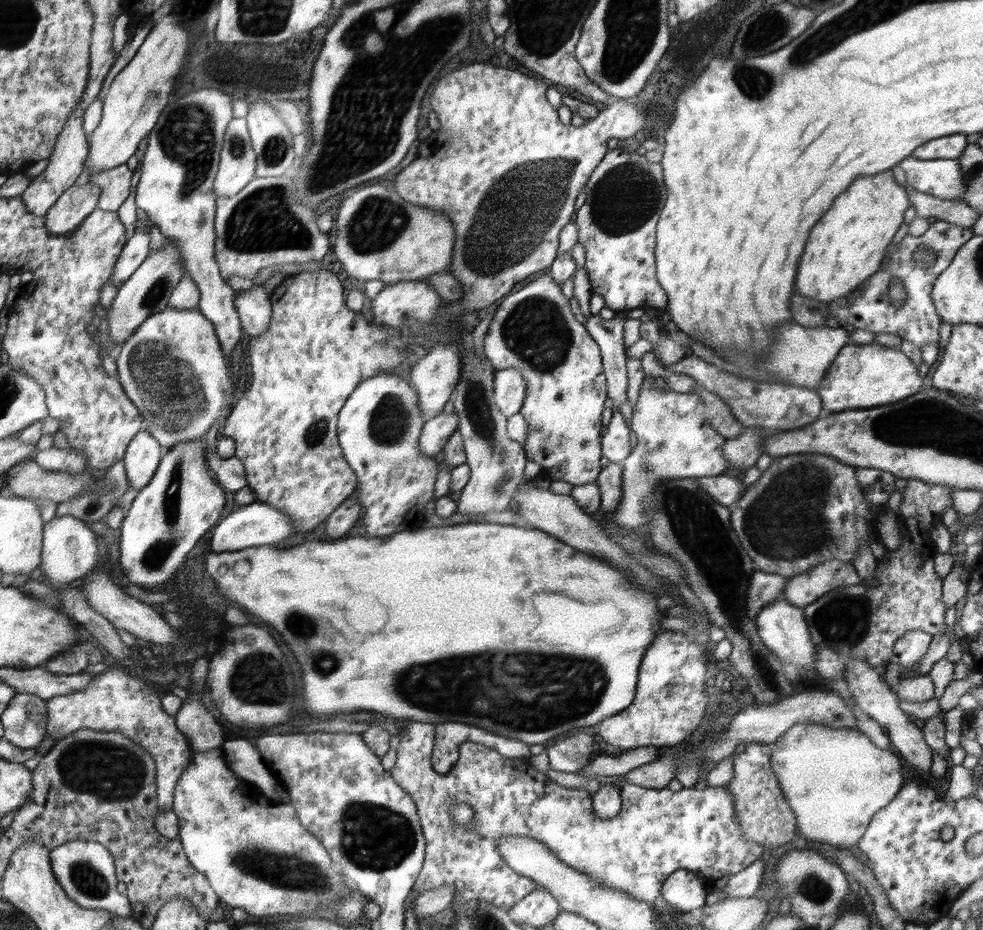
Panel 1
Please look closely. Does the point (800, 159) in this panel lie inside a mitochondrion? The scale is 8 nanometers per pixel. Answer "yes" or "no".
no

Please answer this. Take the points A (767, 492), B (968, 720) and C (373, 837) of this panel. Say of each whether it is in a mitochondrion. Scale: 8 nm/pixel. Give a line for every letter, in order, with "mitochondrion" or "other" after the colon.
A: mitochondrion
B: other
C: mitochondrion

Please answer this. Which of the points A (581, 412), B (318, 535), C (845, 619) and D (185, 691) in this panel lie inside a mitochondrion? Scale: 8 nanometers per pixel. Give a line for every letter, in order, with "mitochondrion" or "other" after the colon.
A: other
B: other
C: mitochondrion
D: other

